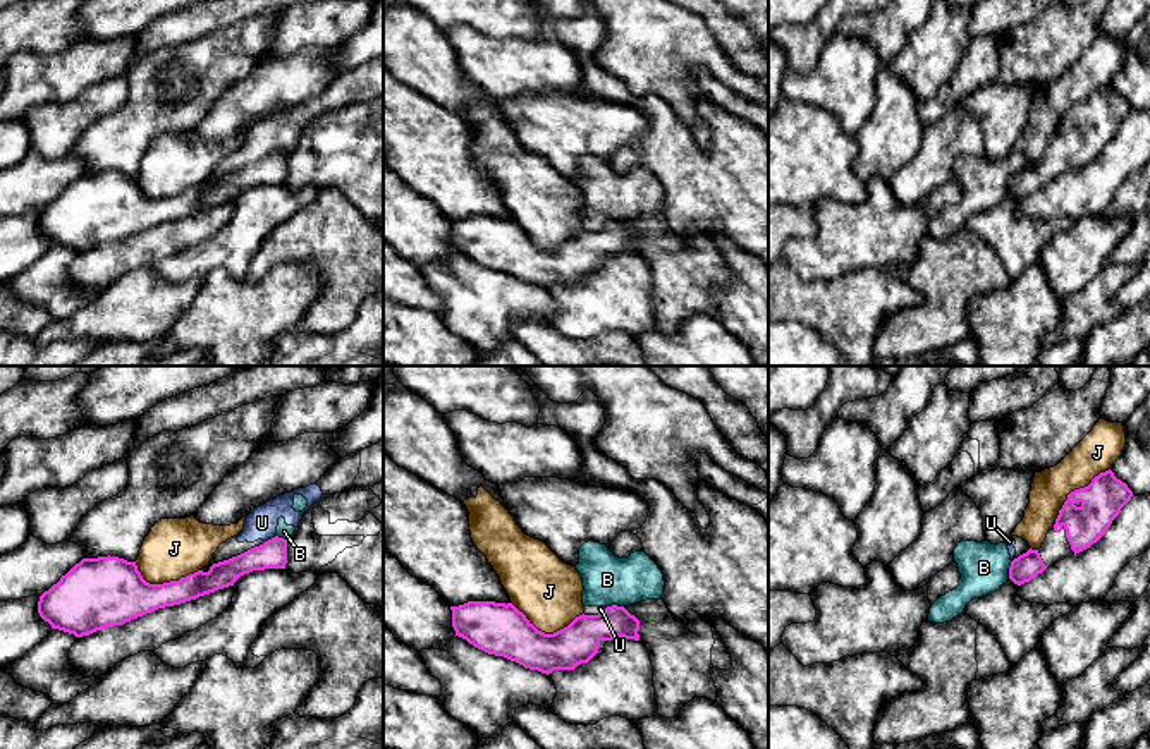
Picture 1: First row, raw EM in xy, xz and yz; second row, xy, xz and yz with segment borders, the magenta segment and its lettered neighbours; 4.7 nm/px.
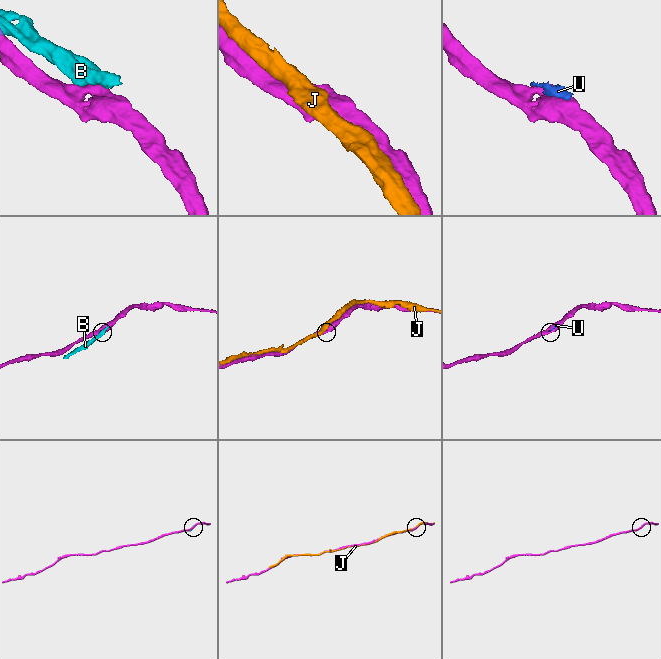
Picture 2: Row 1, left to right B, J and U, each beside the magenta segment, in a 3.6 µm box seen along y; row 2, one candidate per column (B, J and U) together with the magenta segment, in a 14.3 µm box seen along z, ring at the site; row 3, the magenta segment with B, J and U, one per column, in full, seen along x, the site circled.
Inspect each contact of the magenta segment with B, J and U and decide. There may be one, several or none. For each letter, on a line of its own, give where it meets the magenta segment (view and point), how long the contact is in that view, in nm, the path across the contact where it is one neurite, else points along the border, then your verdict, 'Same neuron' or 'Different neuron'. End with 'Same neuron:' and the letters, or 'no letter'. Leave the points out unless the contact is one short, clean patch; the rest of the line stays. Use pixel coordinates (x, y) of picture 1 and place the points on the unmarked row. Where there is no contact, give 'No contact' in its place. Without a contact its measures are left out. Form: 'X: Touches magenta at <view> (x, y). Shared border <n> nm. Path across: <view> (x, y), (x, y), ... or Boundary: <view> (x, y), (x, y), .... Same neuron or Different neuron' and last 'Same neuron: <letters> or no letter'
B: Touches magenta at yz (1009, 184). Shared border 90 nm. Different neuron
J: Touches magenta at xz (547, 249). Shared border 340 nm. Different neuron
U: Touches magenta at xy (269, 155). Shared border 50 nm. Different neuron
Same neuron: no letter

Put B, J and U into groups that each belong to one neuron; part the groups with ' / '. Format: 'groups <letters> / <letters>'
groups B U / J

